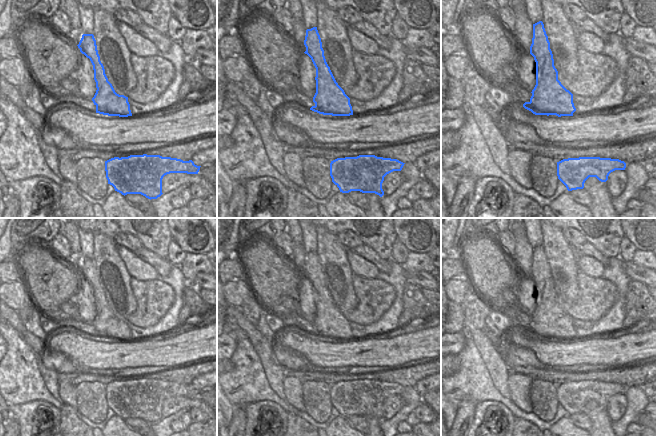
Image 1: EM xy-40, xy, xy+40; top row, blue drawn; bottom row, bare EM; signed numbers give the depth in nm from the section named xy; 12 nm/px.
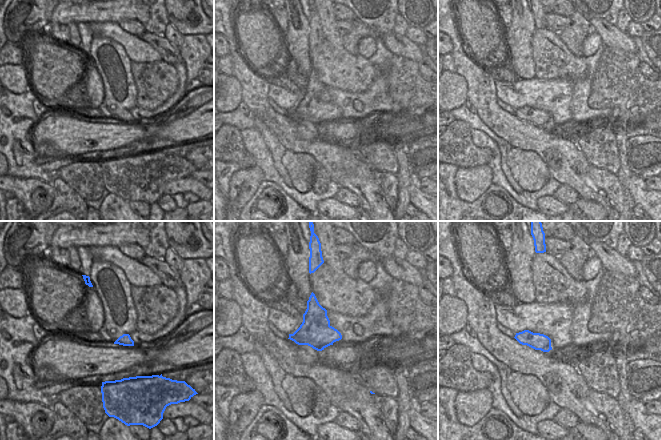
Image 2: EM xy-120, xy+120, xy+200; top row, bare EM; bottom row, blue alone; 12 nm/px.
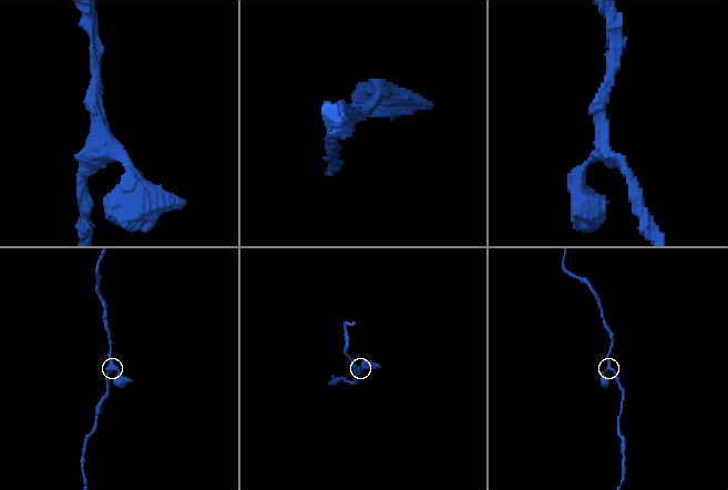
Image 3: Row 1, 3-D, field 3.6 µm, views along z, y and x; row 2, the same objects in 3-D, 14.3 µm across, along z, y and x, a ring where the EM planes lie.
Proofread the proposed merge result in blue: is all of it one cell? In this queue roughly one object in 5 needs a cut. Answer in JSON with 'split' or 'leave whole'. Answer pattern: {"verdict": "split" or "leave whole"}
{"verdict": "leave whole"}

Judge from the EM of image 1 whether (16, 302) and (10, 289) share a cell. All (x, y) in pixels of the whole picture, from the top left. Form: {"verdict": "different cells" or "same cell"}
{"verdict": "same cell"}

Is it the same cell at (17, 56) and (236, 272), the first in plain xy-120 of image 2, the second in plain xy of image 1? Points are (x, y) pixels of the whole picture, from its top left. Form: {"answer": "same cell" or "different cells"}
{"answer": "same cell"}

